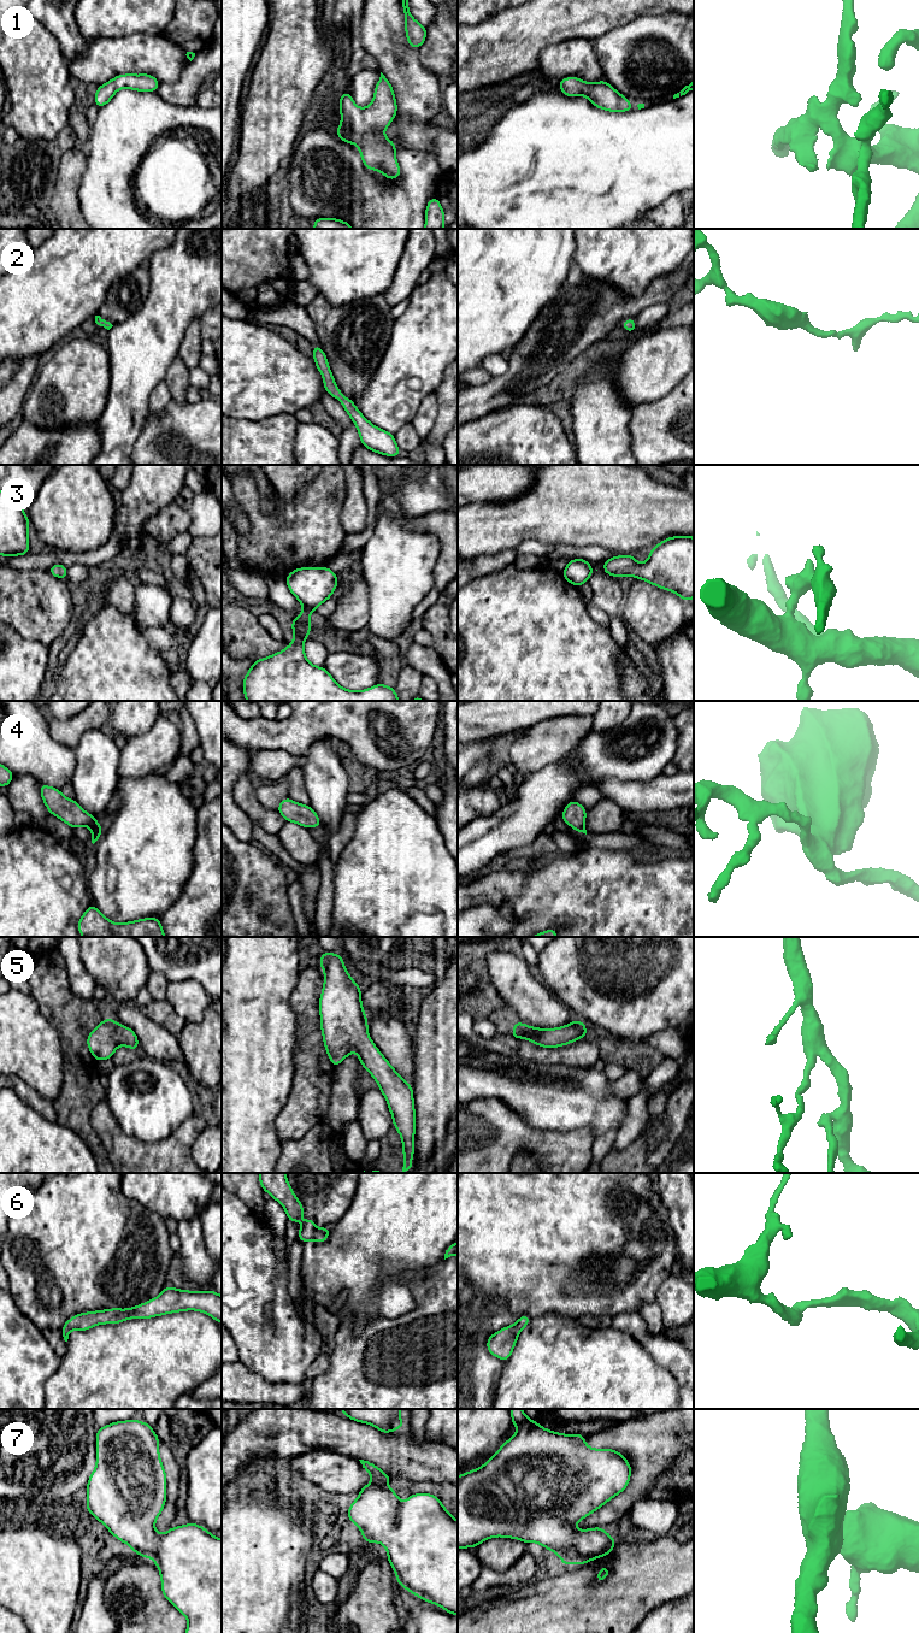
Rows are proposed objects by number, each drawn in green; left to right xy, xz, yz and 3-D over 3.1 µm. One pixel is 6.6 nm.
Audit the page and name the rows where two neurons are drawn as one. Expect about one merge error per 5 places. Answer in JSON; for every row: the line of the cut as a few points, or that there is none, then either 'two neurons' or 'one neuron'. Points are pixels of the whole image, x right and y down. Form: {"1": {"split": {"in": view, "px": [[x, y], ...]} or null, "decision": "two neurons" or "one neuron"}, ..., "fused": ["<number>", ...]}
{"1": {"split": null, "decision": "one neuron"}, "2": {"split": null, "decision": "one neuron"}, "3": {"split": null, "decision": "one neuron"}, "4": {"split": null, "decision": "one neuron"}, "5": {"split": null, "decision": "one neuron"}, "6": {"split": null, "decision": "one neuron"}, "7": {"split": null, "decision": "one neuron"}, "fused": []}

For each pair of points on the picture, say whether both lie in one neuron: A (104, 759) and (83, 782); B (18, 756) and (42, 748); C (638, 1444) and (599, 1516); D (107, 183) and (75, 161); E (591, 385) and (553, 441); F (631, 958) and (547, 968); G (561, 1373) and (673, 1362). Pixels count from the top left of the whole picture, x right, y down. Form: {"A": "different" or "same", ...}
{"A": "same", "B": "same", "C": "same", "D": "different", "E": "different", "F": "same", "G": "different"}

